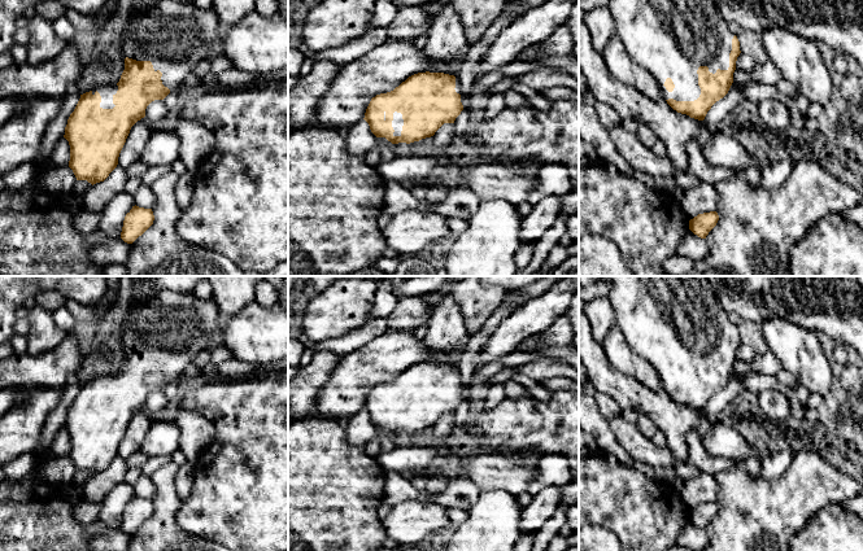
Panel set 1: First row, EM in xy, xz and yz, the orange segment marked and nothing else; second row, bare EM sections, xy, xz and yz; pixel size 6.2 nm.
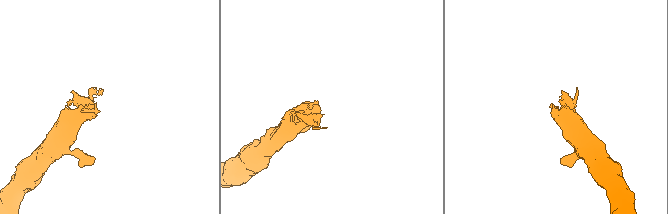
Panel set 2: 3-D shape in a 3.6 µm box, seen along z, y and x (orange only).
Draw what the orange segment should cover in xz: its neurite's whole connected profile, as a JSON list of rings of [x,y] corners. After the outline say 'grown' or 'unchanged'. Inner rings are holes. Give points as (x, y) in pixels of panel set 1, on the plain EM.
[[[418,363],[393,381],[372,388],[363,410],[376,428],[385,428],[392,434],[410,434],[433,427],[444,414],[454,414],[467,389],[458,366]]] | grown

